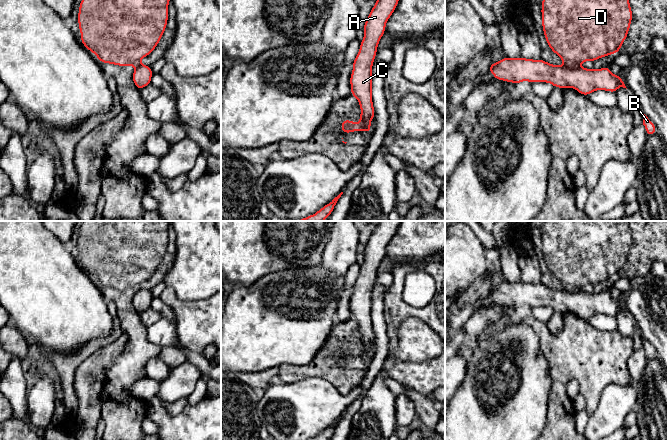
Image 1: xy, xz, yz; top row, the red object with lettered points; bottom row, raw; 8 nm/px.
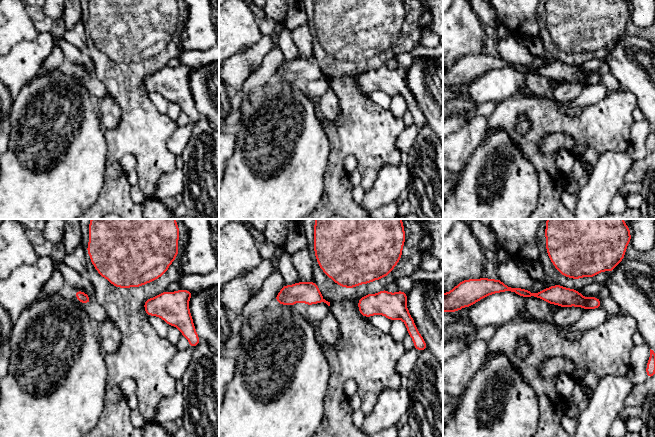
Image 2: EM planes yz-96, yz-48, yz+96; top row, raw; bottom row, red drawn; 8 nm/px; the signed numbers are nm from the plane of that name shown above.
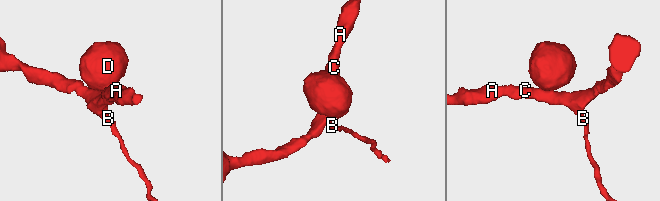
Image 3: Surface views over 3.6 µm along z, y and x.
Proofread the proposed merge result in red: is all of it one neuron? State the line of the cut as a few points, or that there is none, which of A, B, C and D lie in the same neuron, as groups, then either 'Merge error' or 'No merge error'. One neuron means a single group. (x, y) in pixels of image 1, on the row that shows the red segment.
Split along yz (565, 62), (577, 65). Groups: A B C / D. Merge error

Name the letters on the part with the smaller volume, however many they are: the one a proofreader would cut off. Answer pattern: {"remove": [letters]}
{"remove": ["D"]}

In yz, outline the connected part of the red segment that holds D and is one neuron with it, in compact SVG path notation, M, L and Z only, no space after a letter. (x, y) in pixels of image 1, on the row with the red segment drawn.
M542 0L541 14L550 49L568 65L618 53L632 22L629 0Z

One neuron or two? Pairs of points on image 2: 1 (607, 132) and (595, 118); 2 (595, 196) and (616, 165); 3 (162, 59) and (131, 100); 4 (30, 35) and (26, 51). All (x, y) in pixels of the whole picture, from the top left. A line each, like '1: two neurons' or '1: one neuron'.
1: one neuron
2: one neuron
3: one neuron
4: two neurons

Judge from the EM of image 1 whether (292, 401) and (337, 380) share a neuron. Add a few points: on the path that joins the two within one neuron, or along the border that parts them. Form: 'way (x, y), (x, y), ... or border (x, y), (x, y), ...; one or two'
border (307, 378), (324, 378), (343, 394), (353, 389); two

